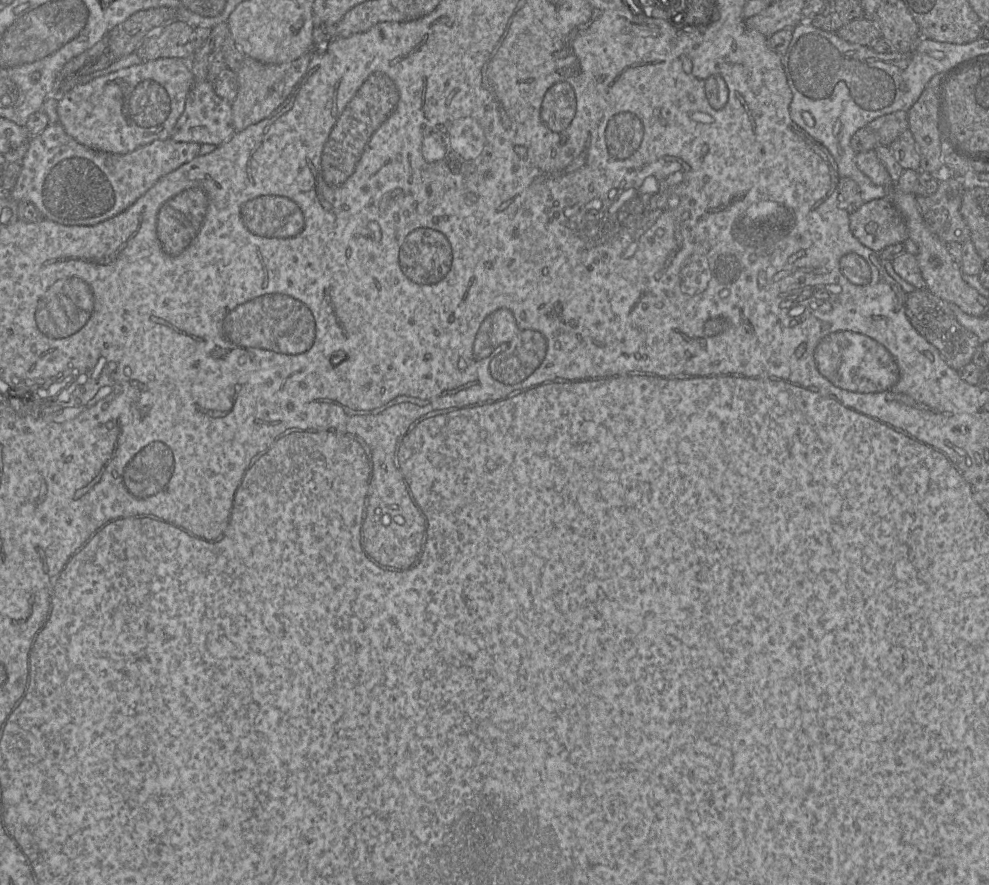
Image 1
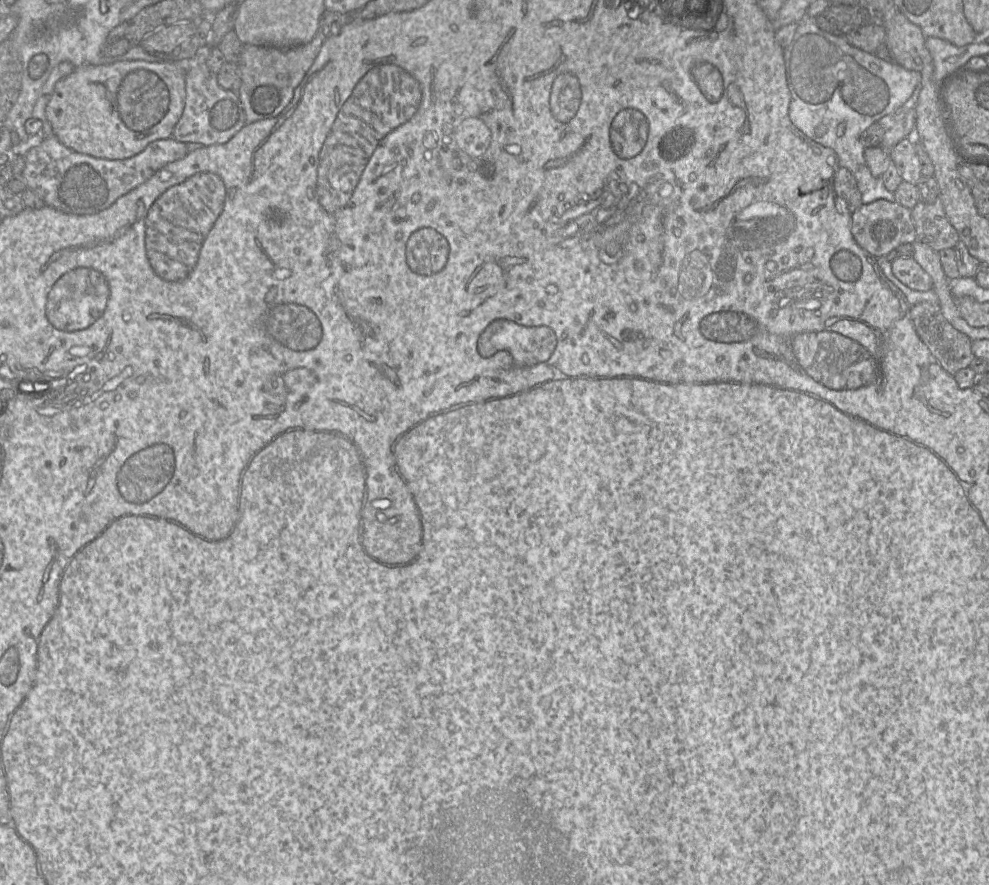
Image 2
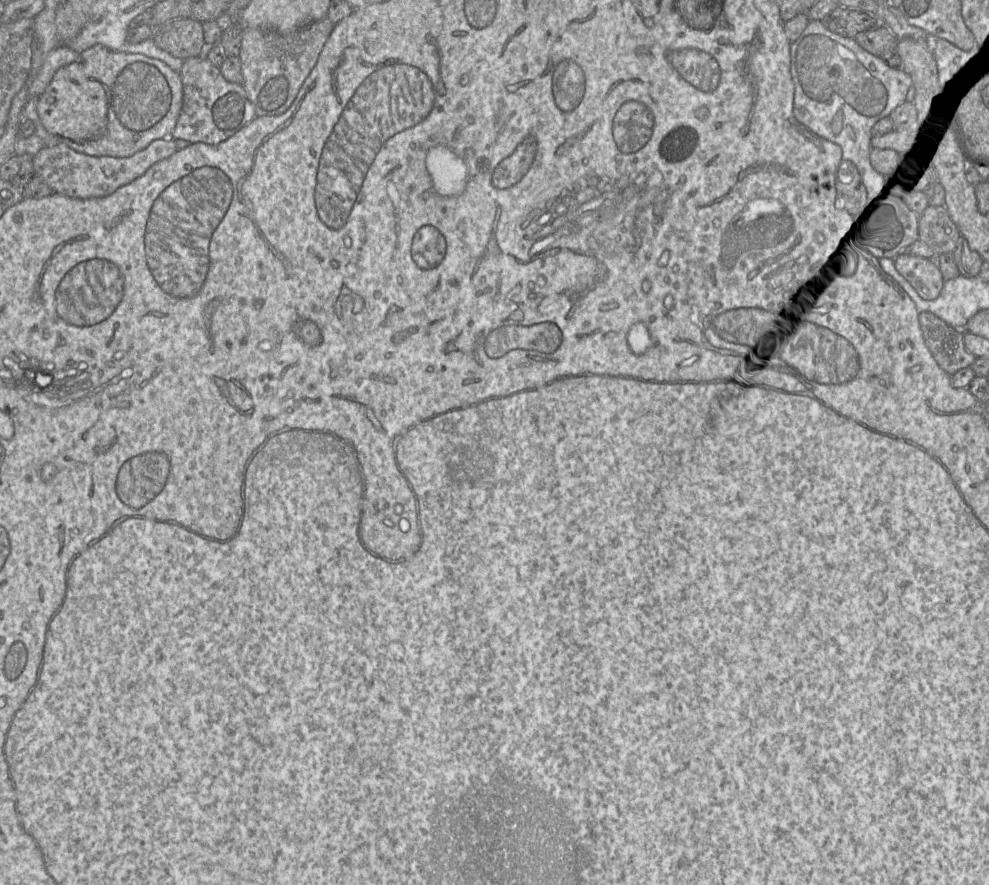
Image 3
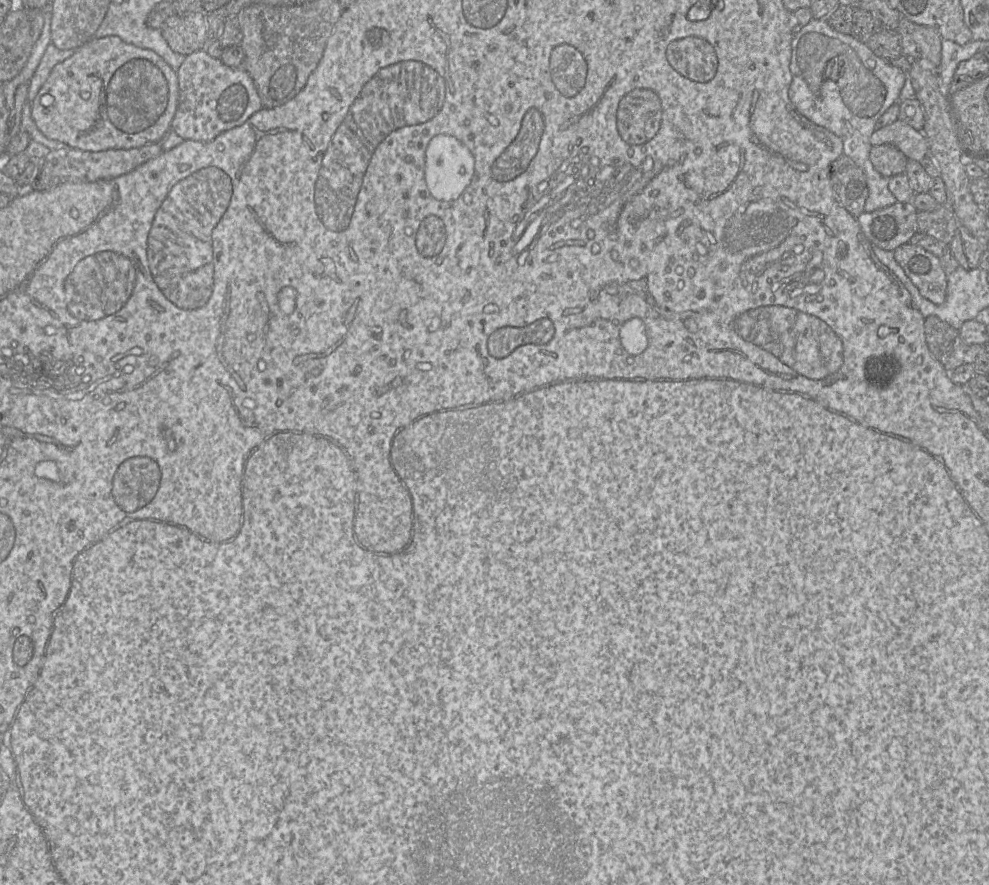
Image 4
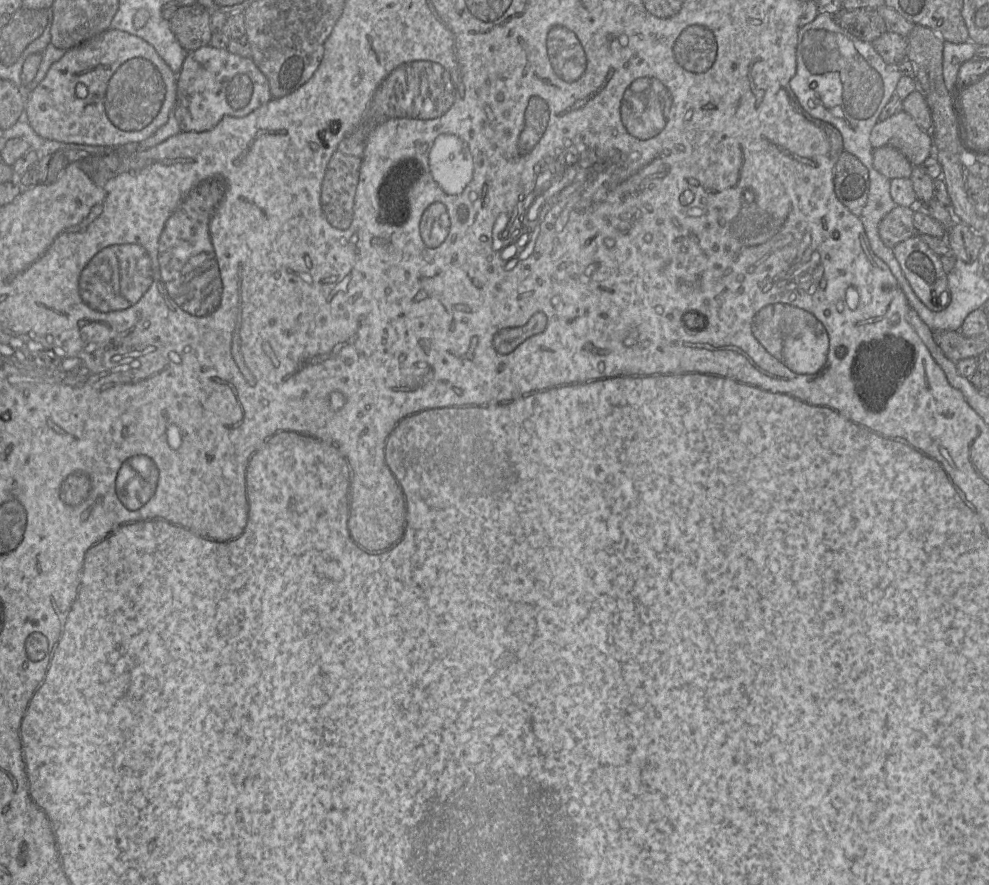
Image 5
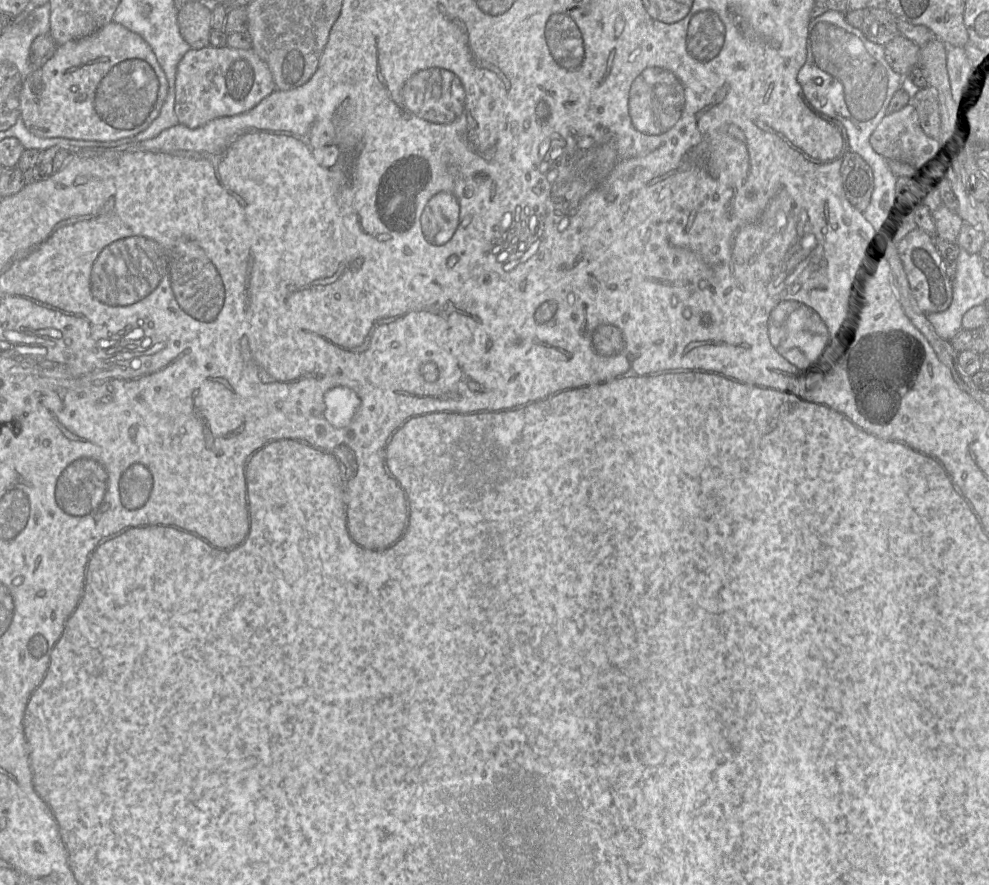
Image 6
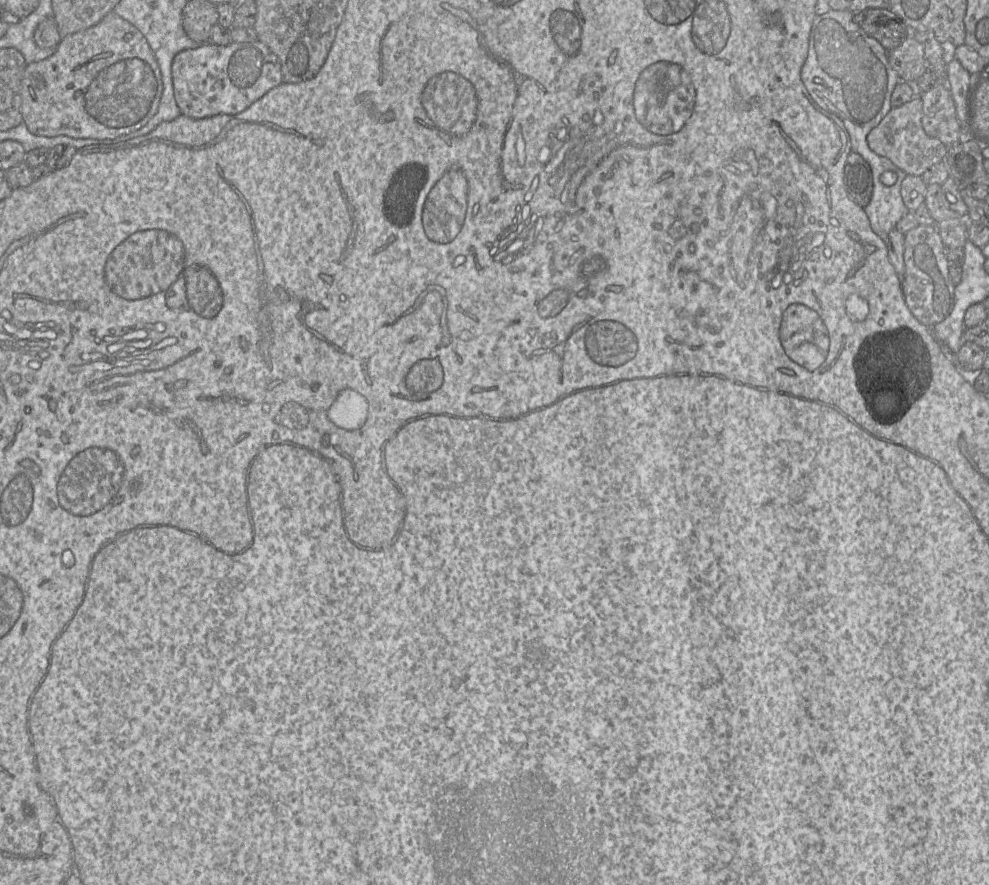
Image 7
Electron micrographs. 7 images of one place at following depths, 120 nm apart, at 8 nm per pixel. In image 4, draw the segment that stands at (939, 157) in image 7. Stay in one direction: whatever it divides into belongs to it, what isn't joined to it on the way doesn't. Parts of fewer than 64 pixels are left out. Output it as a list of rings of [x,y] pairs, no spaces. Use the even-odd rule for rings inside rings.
[[[897,119],[891,124],[875,129],[870,136],[872,146],[890,144],[898,148],[908,160],[920,161],[929,154],[928,143],[922,131]]]

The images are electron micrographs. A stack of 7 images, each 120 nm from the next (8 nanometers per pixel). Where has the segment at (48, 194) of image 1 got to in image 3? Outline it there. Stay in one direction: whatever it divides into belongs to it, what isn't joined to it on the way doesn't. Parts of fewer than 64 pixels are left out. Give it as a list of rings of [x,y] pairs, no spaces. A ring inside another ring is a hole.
[[[174,139],[154,140],[145,149],[129,157],[89,156],[63,143],[41,149],[33,157],[34,174],[40,176],[54,193],[76,199],[93,199],[111,195],[141,177],[152,165],[177,151]]]

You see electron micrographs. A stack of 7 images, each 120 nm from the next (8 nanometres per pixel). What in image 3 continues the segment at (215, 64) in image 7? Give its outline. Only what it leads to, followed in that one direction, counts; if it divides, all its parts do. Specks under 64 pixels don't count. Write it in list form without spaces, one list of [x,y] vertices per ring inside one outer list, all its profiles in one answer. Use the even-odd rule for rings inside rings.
[[[205,57],[183,60],[180,77],[183,86],[183,106],[177,123],[168,138],[190,143],[218,144],[225,141],[255,117],[255,109],[242,84],[226,81],[220,69]]]

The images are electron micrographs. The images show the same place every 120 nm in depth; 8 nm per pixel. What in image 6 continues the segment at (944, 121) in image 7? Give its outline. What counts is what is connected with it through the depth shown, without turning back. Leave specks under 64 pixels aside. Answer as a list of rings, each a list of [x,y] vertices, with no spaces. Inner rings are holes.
[[[933,87],[920,88],[912,97],[911,102],[918,113],[919,124],[924,133],[933,138],[941,134],[941,118],[937,91]]]

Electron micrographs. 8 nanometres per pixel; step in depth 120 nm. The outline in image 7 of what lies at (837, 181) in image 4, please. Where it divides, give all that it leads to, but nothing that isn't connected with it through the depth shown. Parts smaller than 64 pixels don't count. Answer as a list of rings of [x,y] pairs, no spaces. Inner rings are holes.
[[[851,151],[844,165],[844,184],[849,197],[860,207],[871,198],[873,177],[869,164],[856,152]]]

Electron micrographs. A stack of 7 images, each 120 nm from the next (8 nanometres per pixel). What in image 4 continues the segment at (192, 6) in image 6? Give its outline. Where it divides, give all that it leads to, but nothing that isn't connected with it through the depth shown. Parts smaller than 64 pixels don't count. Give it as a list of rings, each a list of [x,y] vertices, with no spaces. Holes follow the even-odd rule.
[[[200,13],[173,14],[160,30],[169,47],[184,56],[205,49],[208,44],[206,17]]]

